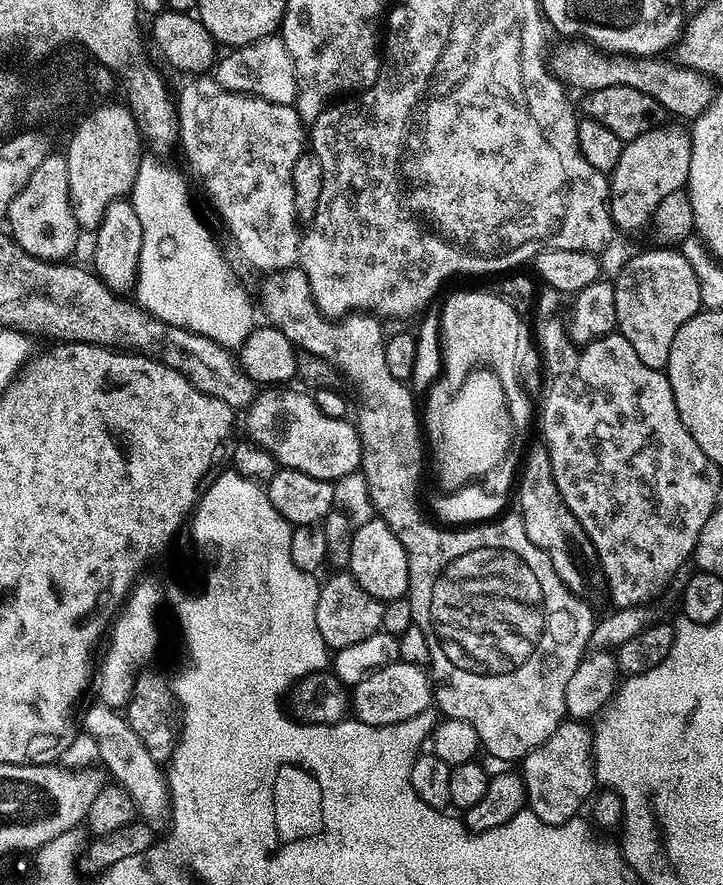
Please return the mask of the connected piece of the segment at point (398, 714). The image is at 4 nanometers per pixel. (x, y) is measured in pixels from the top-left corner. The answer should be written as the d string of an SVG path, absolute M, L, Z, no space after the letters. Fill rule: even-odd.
M415 662L404 663L387 664L355 684L350 692L350 708L355 719L381 728L384 724L397 724L414 718L430 707L434 700L434 684L429 673Z

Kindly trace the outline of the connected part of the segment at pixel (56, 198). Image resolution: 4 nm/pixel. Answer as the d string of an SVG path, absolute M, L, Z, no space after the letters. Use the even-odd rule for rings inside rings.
M49 154L34 170L29 181L10 202L7 221L11 222L10 235L17 244L21 244L33 254L41 257L68 258L80 240L82 229L74 218L70 202L70 170L67 155ZM53 252L53 254L51 253ZM56 255L56 256L55 256Z

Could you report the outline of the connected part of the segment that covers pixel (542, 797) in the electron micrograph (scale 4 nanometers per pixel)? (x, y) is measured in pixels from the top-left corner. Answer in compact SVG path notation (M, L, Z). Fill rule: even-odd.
M572 718L565 720L546 742L528 752L521 763L520 773L527 788L527 807L547 824L564 824L573 819L596 787L595 735L593 729L584 724L587 723Z

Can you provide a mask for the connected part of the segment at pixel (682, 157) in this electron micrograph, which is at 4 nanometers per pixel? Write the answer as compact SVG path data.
M676 124L653 126L638 138L627 141L622 150L622 158L618 158L618 166L610 173L610 207L612 223L617 229L624 232L636 232L644 223L651 221L659 203L666 195L683 189L688 183L690 170L690 154L692 153L692 137L689 129L679 128Z

